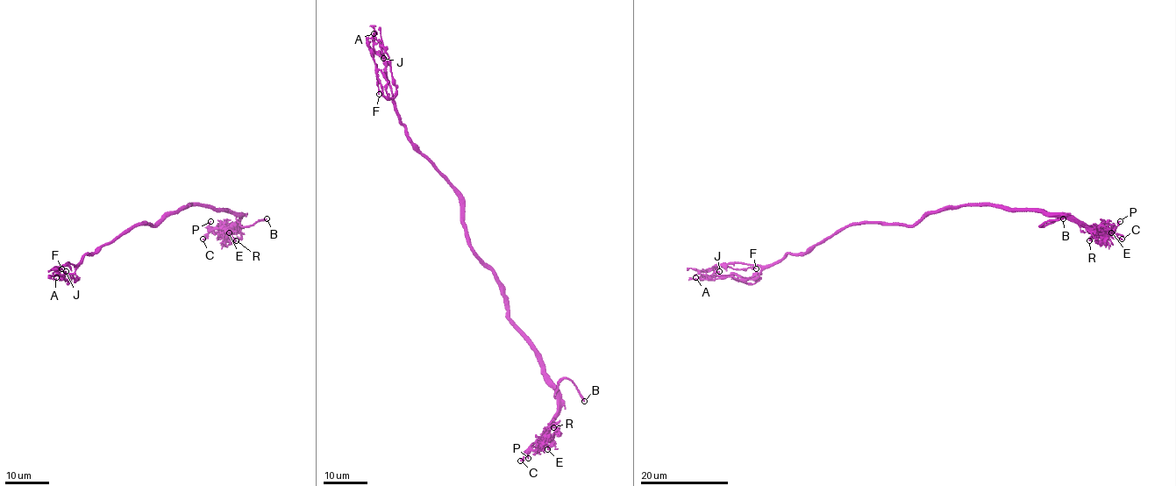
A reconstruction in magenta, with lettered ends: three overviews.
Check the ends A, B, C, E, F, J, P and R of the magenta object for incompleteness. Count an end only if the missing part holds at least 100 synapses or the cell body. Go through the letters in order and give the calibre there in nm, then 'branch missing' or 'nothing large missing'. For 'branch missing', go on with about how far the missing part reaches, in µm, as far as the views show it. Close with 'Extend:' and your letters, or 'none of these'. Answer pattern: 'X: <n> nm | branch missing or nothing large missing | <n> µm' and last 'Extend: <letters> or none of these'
A: 160 nm | nothing large missing
B: 280 nm | branch missing | 30 µm
C: 220 nm | nothing large missing
E: 340 nm | nothing large missing
F: 160 nm | nothing large missing
J: 300 nm | nothing large missing
P: 180 nm | nothing large missing
R: 280 nm | nothing large missing
Extend: B

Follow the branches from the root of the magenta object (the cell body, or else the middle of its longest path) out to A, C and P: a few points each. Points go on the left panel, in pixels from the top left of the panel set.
A: (152, 225), (134, 225), (95, 253), (87, 253), (74, 273), (63, 277), (50, 276), (56, 277)
C: (152, 225), (157, 225), (168, 215), (194, 204), (229, 210), (238, 216), (232, 225), (216, 227), (203, 239)
P: (152, 225), (194, 204), (229, 210), (238, 216), (224, 228), (212, 228), (210, 221)

